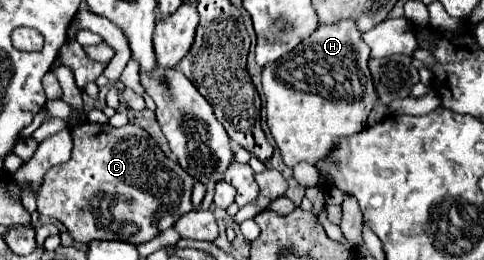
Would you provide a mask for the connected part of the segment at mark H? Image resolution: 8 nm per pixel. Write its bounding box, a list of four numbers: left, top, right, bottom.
[262,19,378,169]

